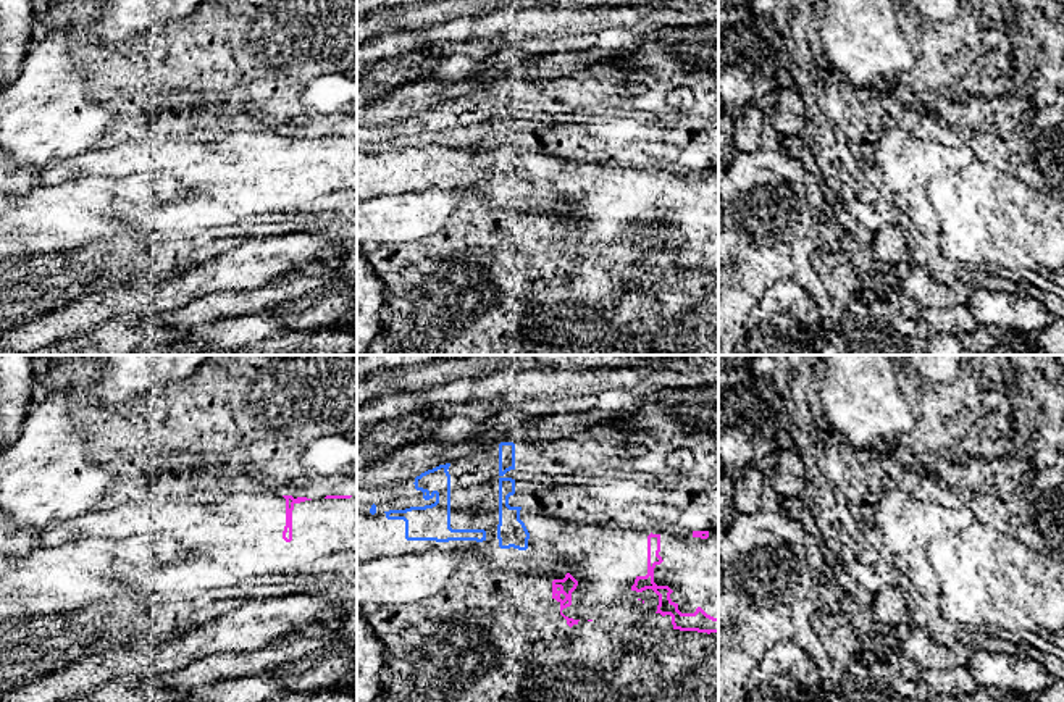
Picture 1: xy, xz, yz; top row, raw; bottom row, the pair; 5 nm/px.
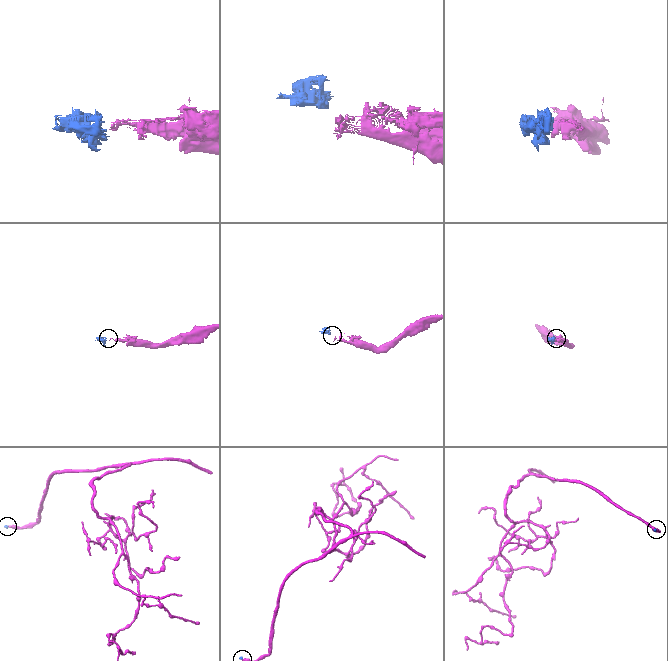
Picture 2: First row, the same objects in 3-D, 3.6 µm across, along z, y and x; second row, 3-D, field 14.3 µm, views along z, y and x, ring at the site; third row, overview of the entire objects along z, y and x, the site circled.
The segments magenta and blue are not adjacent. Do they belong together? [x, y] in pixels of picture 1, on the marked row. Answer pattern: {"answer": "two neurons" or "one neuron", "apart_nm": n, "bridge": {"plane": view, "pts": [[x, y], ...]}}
{"answer": "one neuron", "apart_nm": 200, "bridge": {"plane": "xz", "pts": [[554, 580], [525, 549]]}}

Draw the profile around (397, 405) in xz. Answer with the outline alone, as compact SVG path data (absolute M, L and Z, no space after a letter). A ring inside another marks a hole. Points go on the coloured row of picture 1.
M460 378L423 391L386 394L357 407L357 441L386 421L400 420L413 413L421 415L425 410L441 403L486 400L496 391L494 378Z

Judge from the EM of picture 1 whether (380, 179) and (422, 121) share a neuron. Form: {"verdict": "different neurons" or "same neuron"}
{"verdict": "same neuron"}

